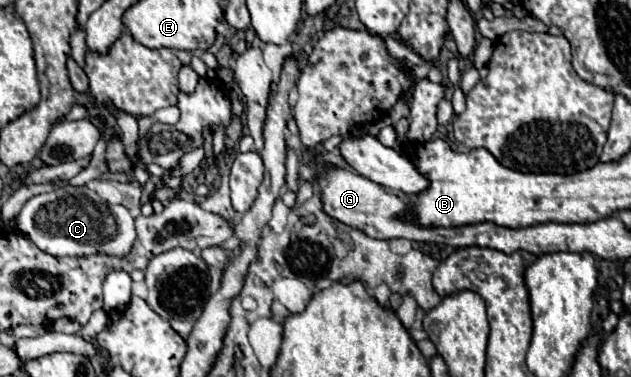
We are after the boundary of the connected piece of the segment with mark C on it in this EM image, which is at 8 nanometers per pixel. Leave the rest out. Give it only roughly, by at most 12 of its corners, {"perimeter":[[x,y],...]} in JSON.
{"perimeter":[[86,186],[30,198],[18,230],[52,256],[124,256],[134,218]]}

